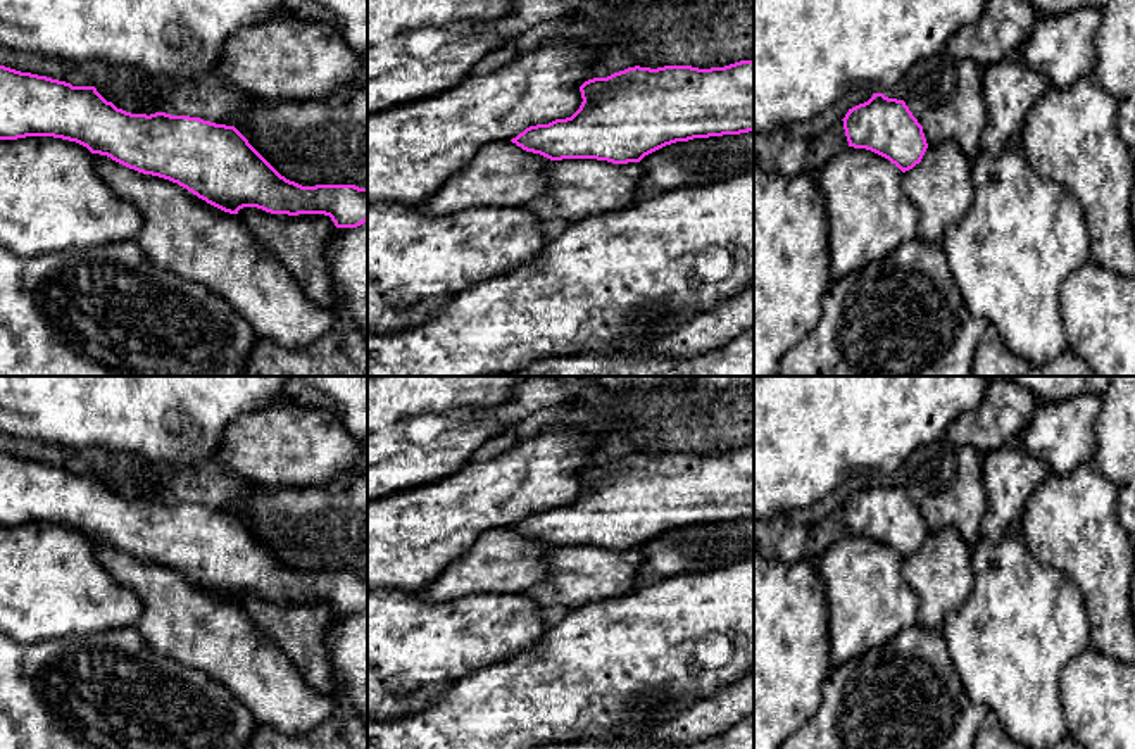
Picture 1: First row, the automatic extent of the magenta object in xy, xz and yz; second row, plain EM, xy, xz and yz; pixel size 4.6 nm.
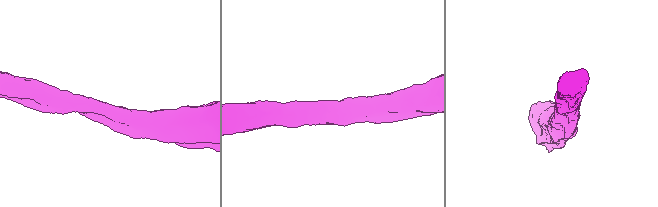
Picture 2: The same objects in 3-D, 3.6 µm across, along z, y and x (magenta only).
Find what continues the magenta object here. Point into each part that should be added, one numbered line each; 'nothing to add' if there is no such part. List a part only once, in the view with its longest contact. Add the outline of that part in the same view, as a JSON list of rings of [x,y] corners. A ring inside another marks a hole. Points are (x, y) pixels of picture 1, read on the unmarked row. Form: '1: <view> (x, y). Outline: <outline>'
nothing to add

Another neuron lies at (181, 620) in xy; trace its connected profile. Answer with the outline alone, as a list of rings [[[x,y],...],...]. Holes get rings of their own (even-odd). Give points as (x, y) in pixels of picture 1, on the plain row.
[[[91,540],[97,559],[141,601],[135,628],[155,652],[228,687],[257,723],[302,733],[338,704],[309,687],[295,663],[236,602],[169,566]]]

